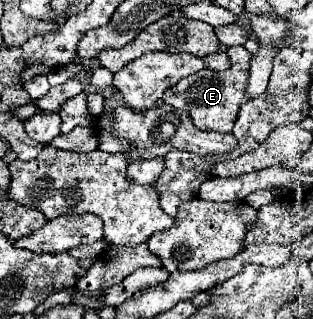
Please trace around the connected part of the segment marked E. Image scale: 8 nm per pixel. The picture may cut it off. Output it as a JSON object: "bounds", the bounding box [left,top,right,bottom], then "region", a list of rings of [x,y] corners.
{"bounds":[164,46,250,132],"region":[[[230,46],[228,48],[230,68],[216,72],[210,68],[204,68],[202,72],[196,72],[194,76],[188,76],[180,80],[180,84],[168,88],[164,92],[164,102],[172,108],[180,108],[190,112],[192,122],[200,130],[214,130],[214,132],[232,132],[232,124],[236,122],[236,116],[240,112],[240,104],[248,102],[248,62],[250,54],[244,50],[244,46]]]}

